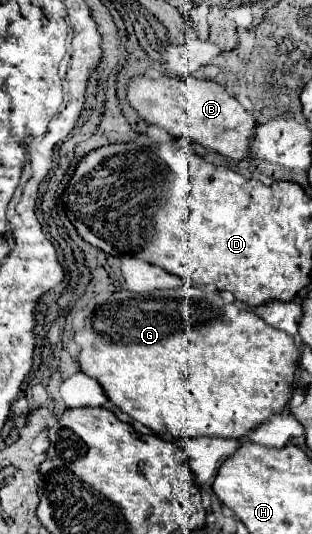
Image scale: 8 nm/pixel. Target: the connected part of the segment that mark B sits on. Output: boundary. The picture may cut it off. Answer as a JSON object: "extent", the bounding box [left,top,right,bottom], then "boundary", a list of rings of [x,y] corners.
{"extent":[128,77,256,161],"boundary":[[[134,77],[128,85],[128,101],[142,119],[166,129],[174,137],[186,137],[234,161],[254,157],[250,139],[254,139],[256,119],[214,81],[190,77]]]}

